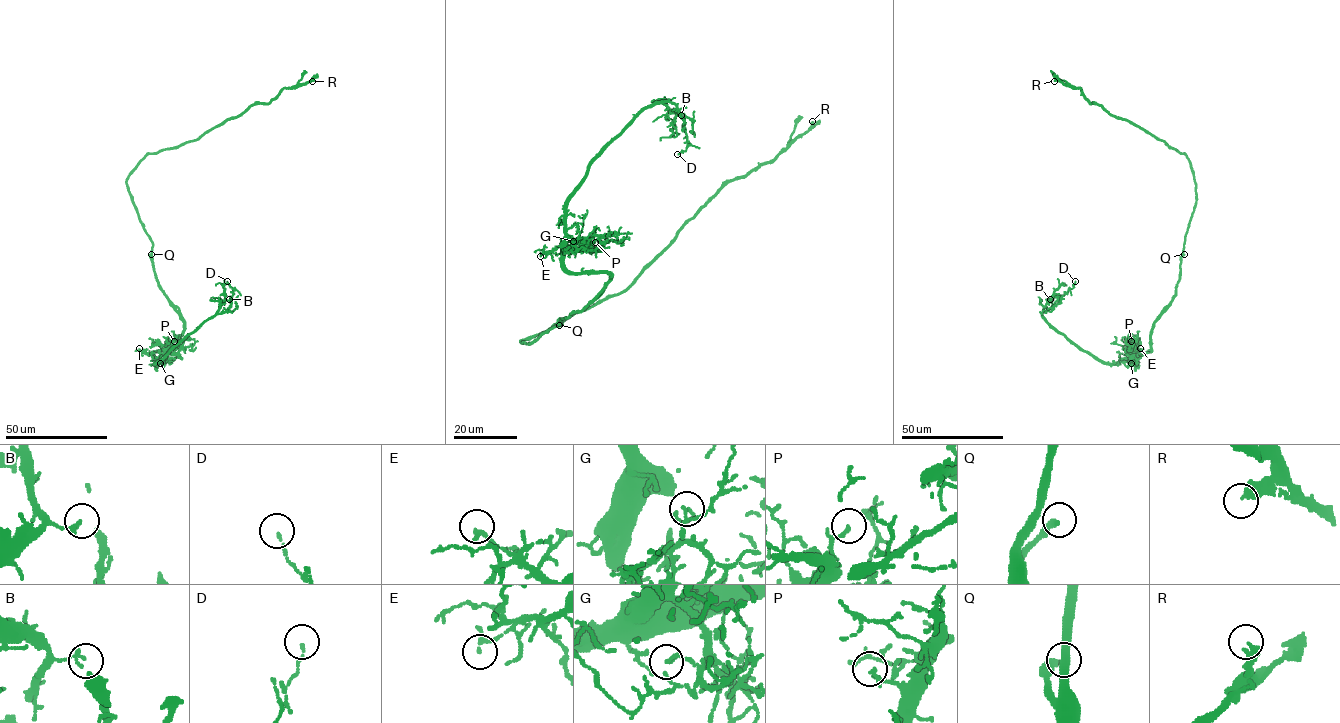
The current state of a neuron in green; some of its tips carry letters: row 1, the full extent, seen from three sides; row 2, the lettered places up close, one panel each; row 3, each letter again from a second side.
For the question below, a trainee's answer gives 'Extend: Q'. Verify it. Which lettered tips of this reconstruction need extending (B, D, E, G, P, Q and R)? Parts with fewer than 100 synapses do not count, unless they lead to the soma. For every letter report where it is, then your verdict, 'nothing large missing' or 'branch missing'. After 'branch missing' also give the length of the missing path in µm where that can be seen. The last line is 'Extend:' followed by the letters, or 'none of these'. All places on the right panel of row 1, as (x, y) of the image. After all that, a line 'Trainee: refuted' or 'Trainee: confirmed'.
B: (1050, 299) | nothing large missing
D: (1075, 281) | nothing large missing
E: (1140, 348) | nothing large missing
G: (1131, 363) | nothing large missing
P: (1131, 341) | nothing large missing
Q: (1184, 254) | branch missing | 15 µm
R: (1054, 81) | nothing large missing
Extend: Q
Trainee: confirmed

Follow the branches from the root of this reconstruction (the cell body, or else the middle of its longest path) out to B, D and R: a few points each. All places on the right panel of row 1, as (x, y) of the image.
B: (1184, 245), (1175, 295), (1154, 323), (1146, 352), (1113, 363), (1097, 360), (1044, 318), (1050, 299)
D: (1184, 245), (1175, 295), (1154, 323), (1146, 352), (1102, 362), (1050, 325), (1041, 314), (1075, 281)
R: (1184, 245), (1196, 202), (1188, 157), (1129, 121), (1090, 103), (1079, 88), (1054, 81)

